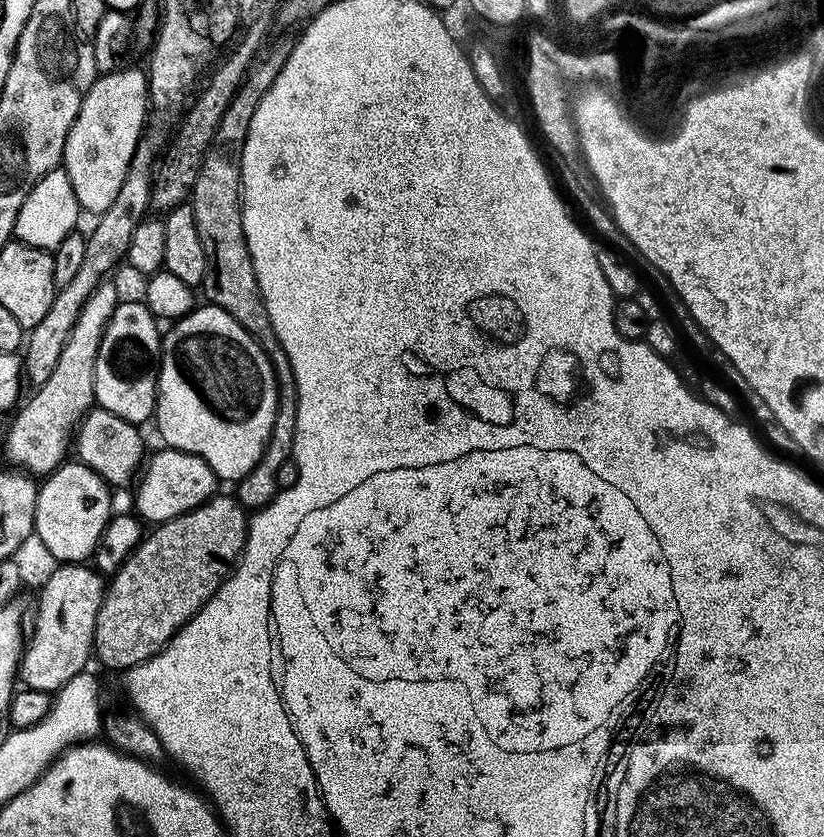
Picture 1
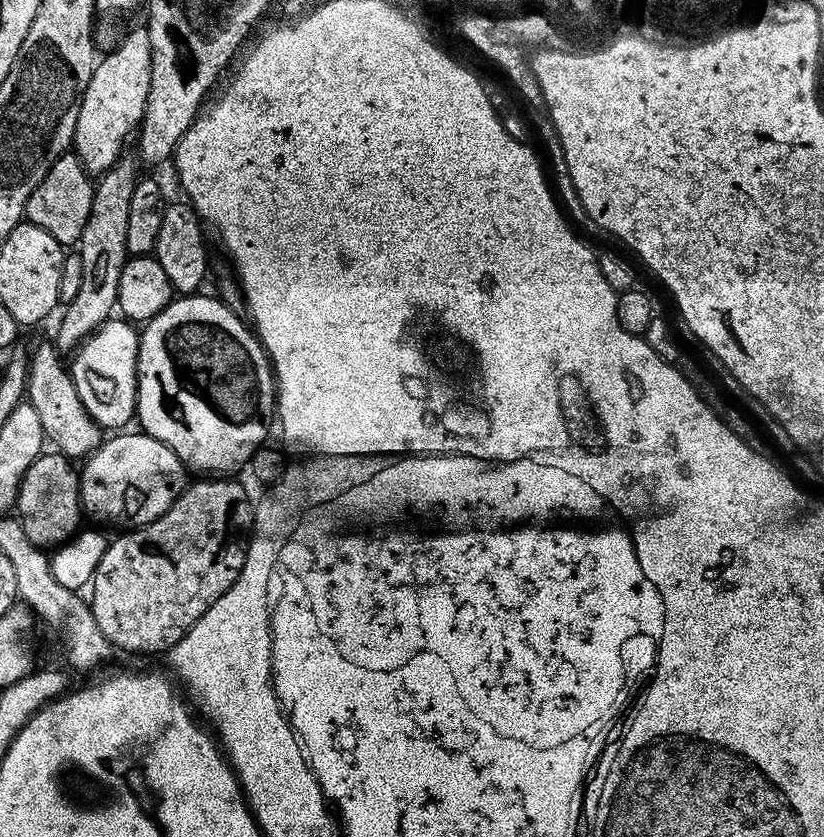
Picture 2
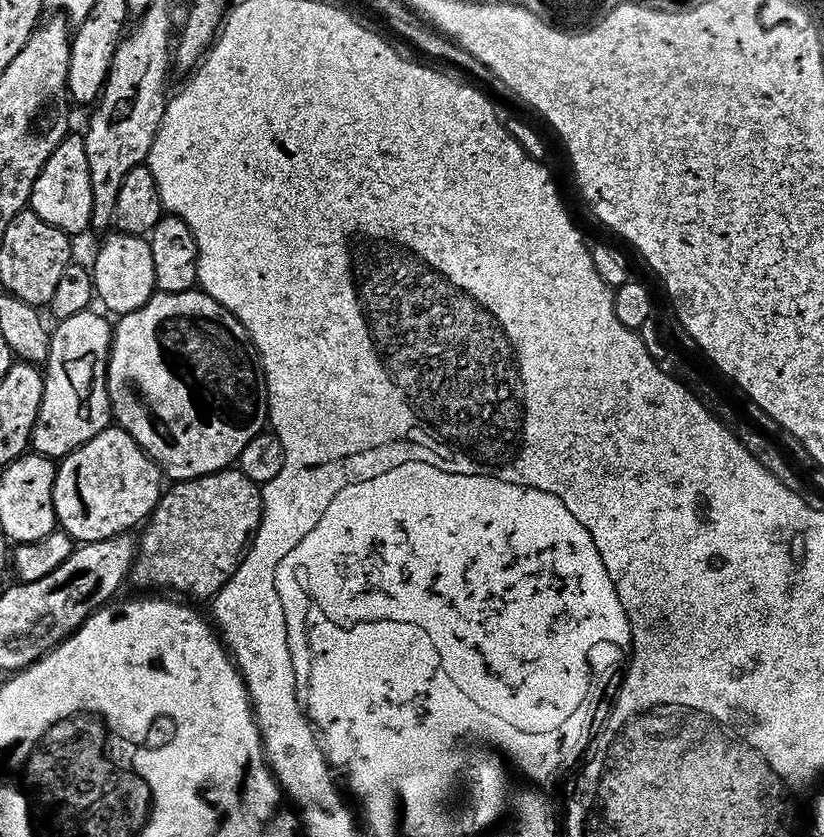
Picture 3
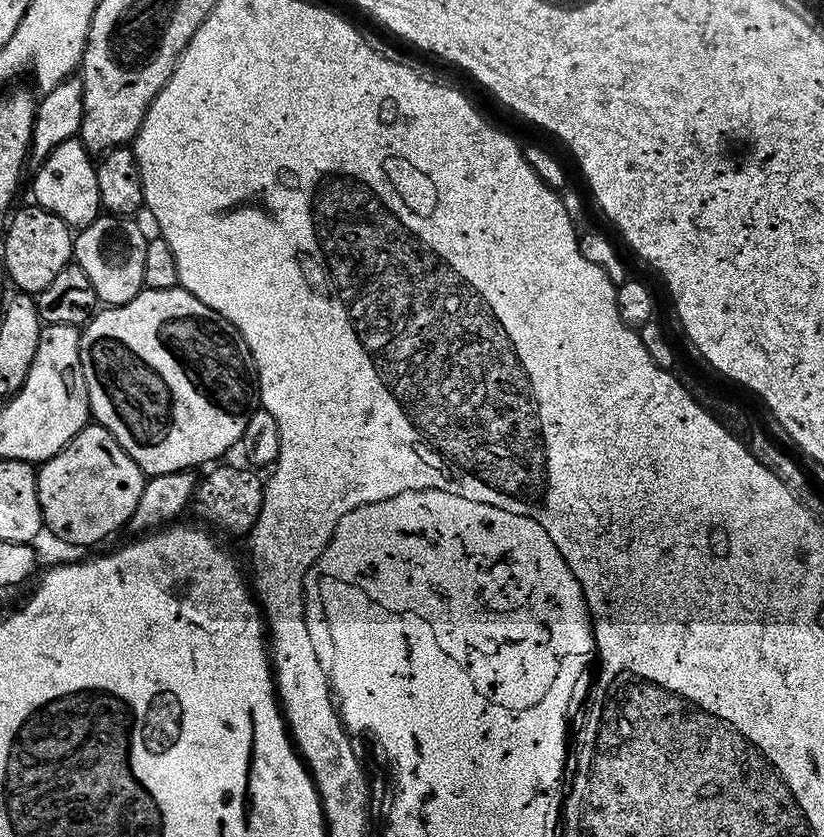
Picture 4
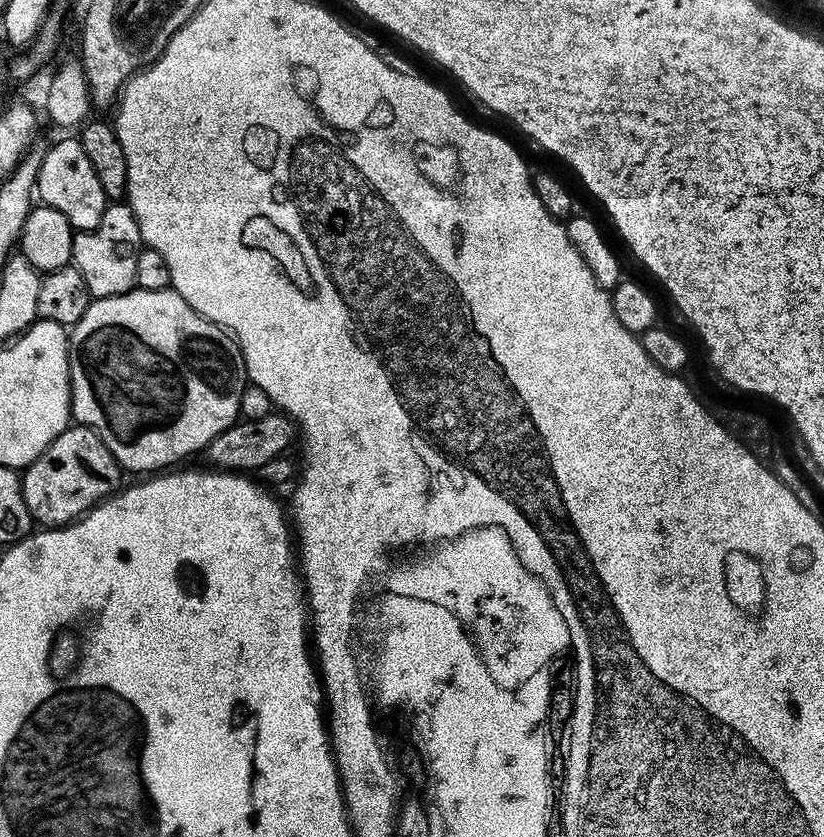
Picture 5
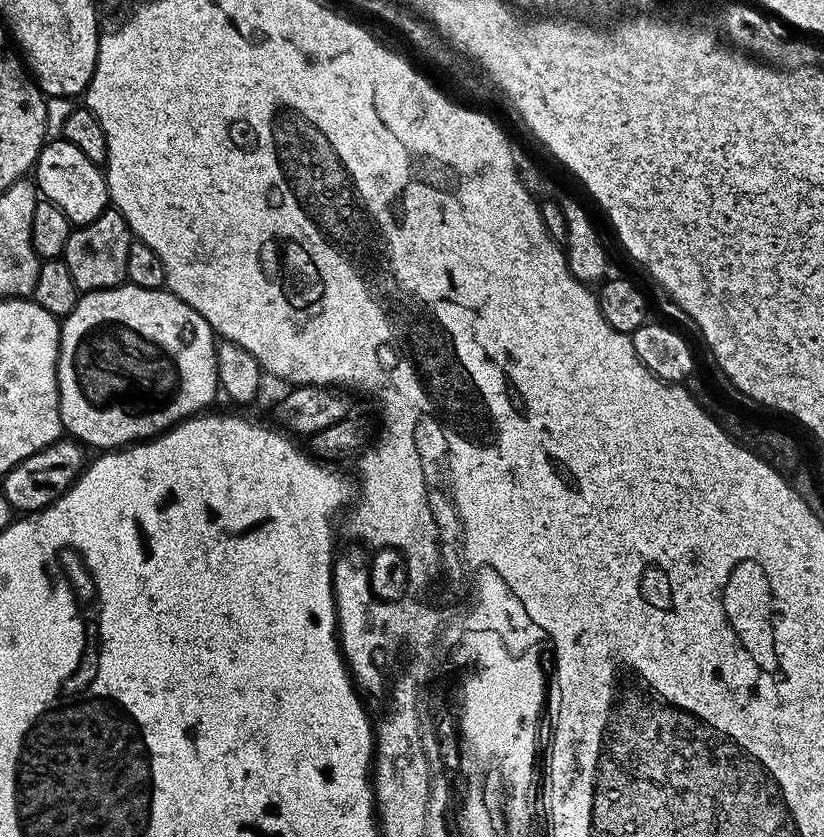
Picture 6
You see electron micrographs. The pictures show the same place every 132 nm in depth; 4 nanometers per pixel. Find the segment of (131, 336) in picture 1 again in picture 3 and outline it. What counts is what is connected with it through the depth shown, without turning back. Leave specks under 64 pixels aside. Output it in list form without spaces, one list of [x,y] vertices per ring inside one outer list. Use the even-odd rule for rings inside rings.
[[[96,310],[73,314],[59,321],[51,329],[52,341],[48,347],[48,359],[42,365],[44,393],[36,419],[36,429],[32,432],[31,447],[41,456],[63,458],[80,444],[94,438],[103,428],[109,427],[113,419],[112,403],[108,397],[108,352],[112,348],[113,325],[108,324],[107,315],[99,316]]]

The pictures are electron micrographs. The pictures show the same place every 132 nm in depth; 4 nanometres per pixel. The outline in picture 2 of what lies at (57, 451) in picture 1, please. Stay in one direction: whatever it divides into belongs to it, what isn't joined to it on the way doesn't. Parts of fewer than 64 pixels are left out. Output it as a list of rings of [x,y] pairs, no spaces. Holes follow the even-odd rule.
[[[122,155],[112,168],[106,169],[95,181],[92,189],[90,218],[86,218],[86,226],[78,241],[82,258],[82,286],[74,302],[63,309],[64,317],[54,337],[54,343],[61,353],[68,354],[79,348],[117,311],[118,278],[122,276],[124,263],[130,258],[126,250],[126,217],[130,215],[130,197],[134,194],[138,179],[138,160],[135,155],[132,156]]]

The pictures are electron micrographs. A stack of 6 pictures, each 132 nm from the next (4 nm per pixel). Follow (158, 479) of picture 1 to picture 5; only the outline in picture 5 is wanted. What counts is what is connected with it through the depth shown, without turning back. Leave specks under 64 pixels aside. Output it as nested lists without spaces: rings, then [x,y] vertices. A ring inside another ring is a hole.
[[[69,426],[42,454],[27,468],[23,469],[20,488],[24,492],[24,501],[30,510],[33,521],[44,528],[61,528],[63,524],[71,524],[73,520],[79,520],[85,512],[102,500],[108,499],[113,492],[121,487],[122,469],[117,464],[114,454],[102,442],[102,438],[93,428],[87,426]]]

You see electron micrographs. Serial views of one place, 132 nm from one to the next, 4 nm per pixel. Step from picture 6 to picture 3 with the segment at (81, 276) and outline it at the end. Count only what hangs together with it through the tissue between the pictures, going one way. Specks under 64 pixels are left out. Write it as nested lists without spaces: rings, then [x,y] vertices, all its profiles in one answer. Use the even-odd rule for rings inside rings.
[[[113,231],[111,235],[97,252],[96,261],[91,261],[90,271],[96,287],[95,299],[99,303],[101,300],[109,308],[109,313],[116,312],[117,317],[122,317],[127,312],[141,308],[156,292],[154,258],[145,237],[117,231]]]

